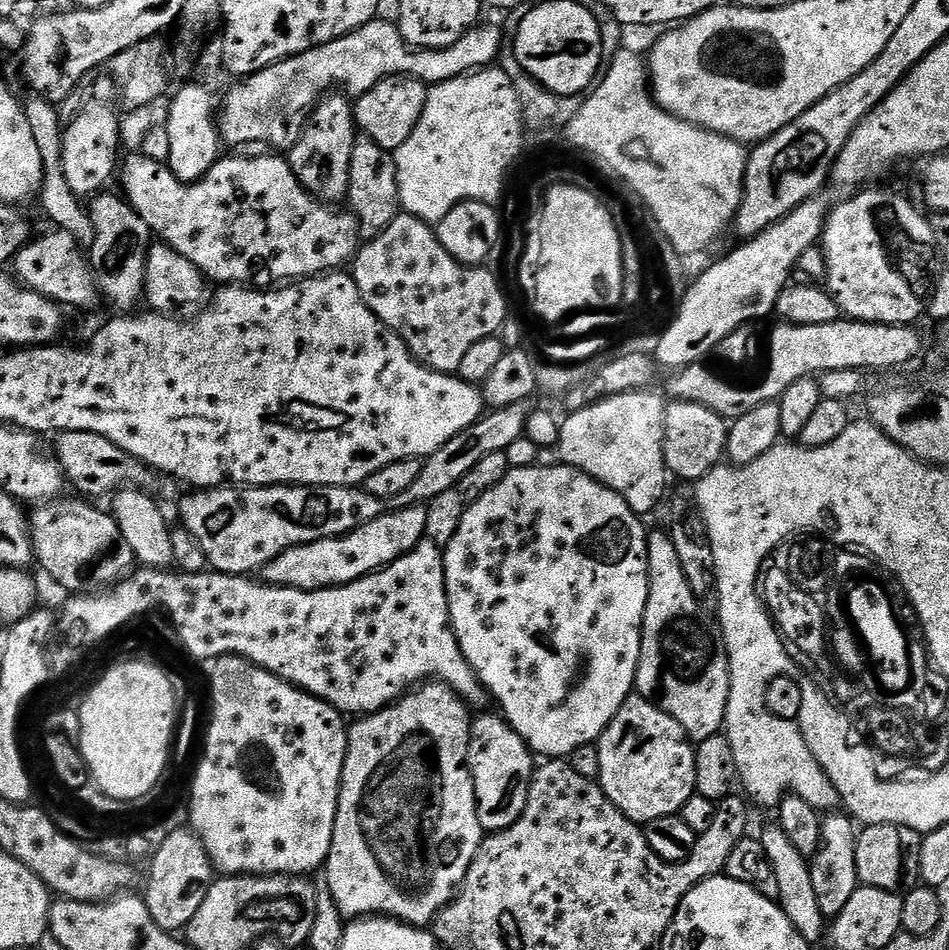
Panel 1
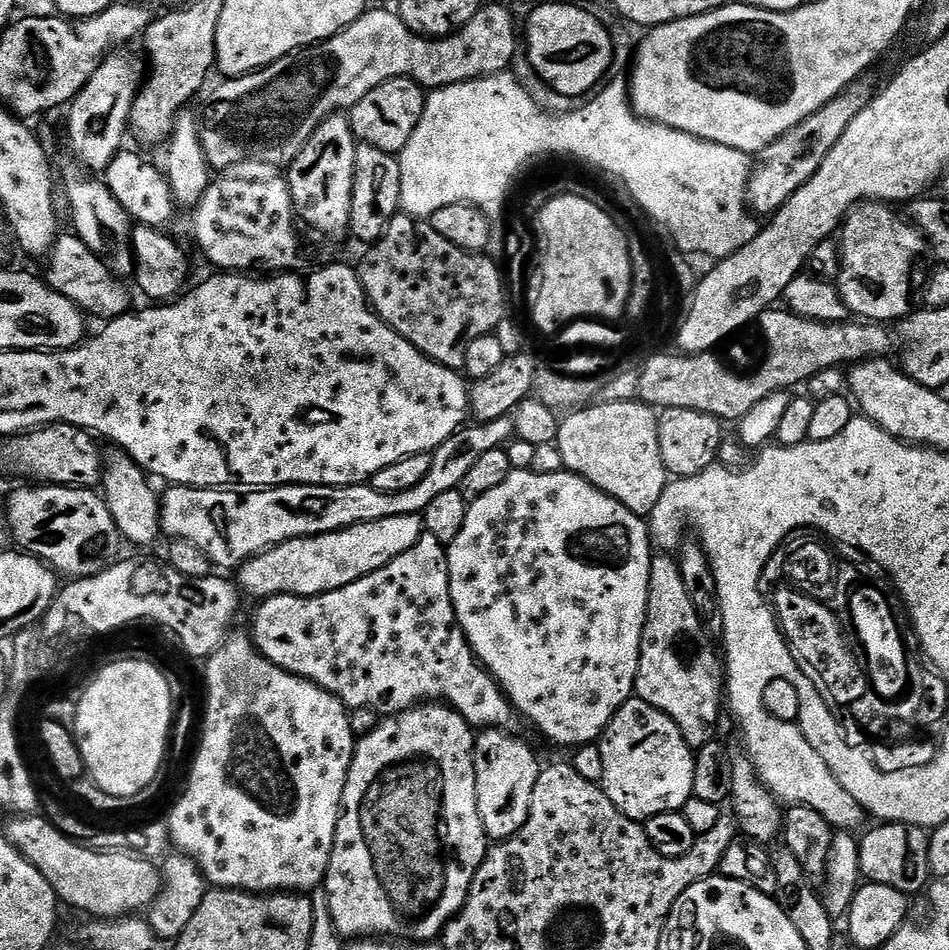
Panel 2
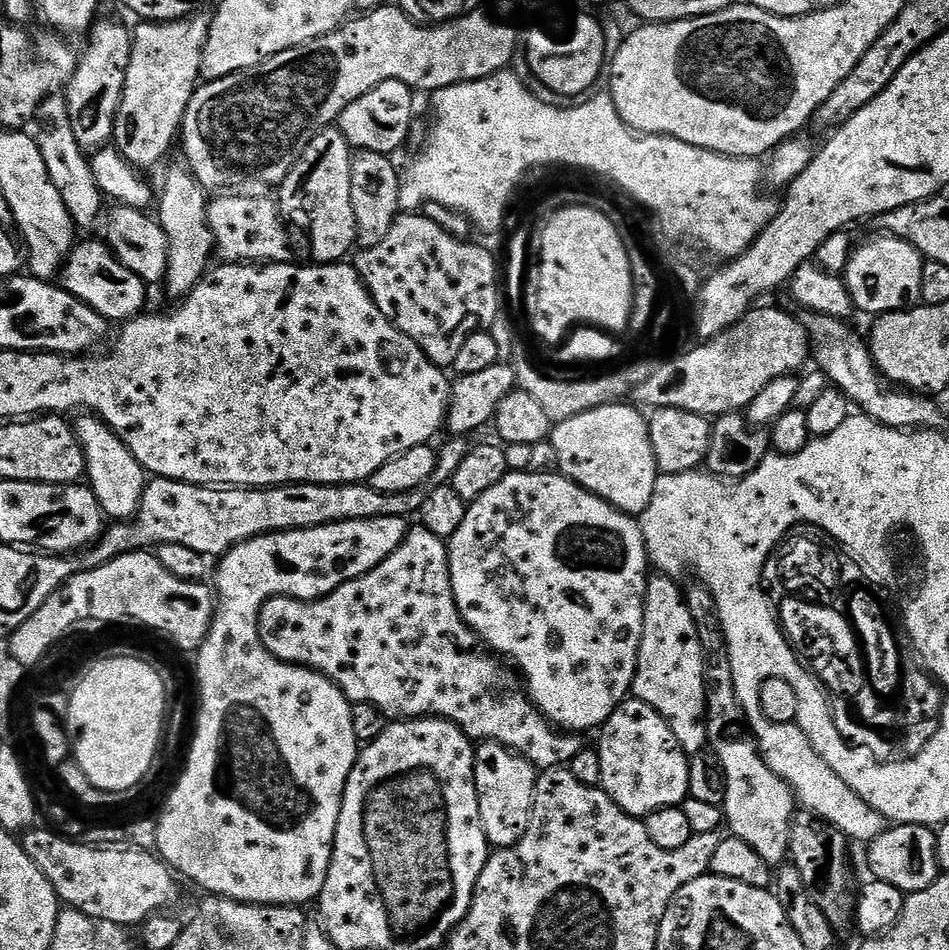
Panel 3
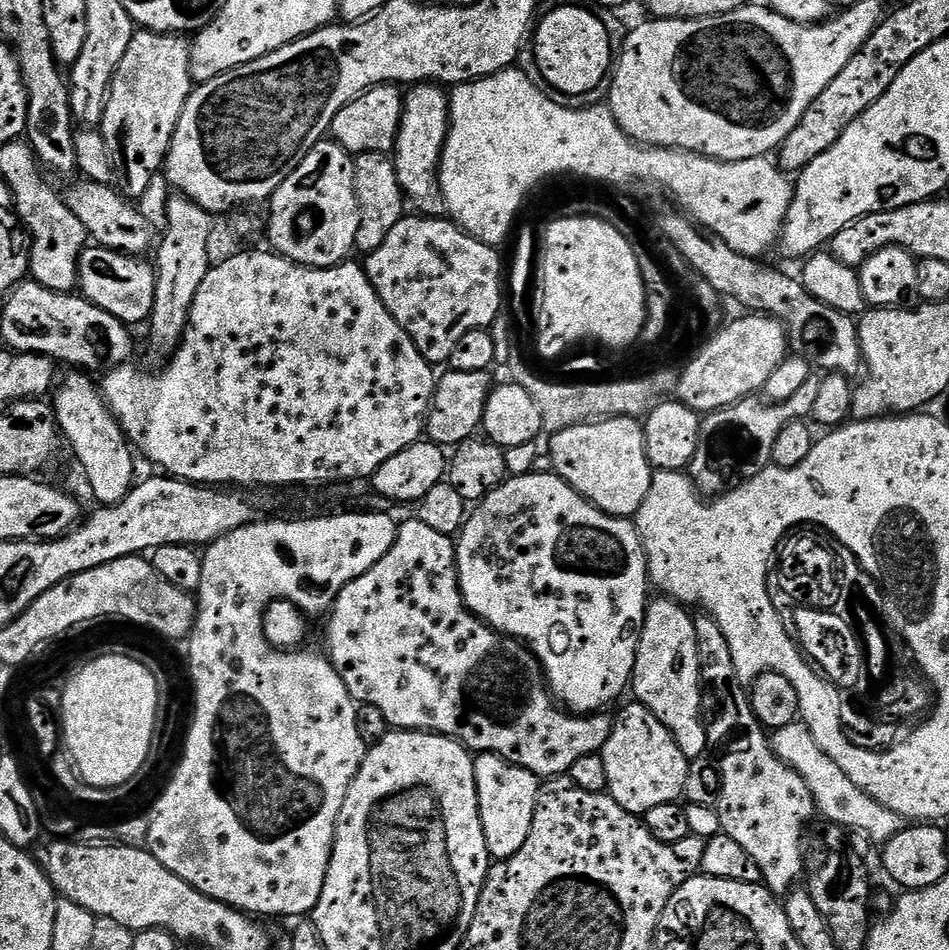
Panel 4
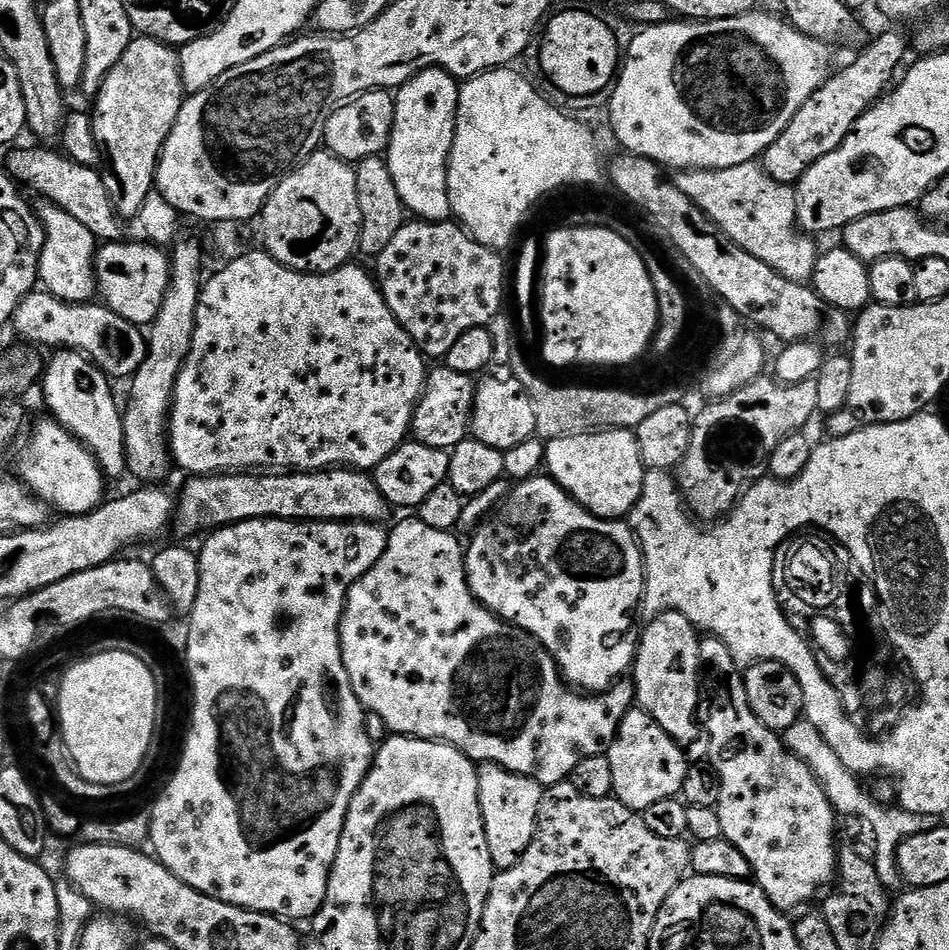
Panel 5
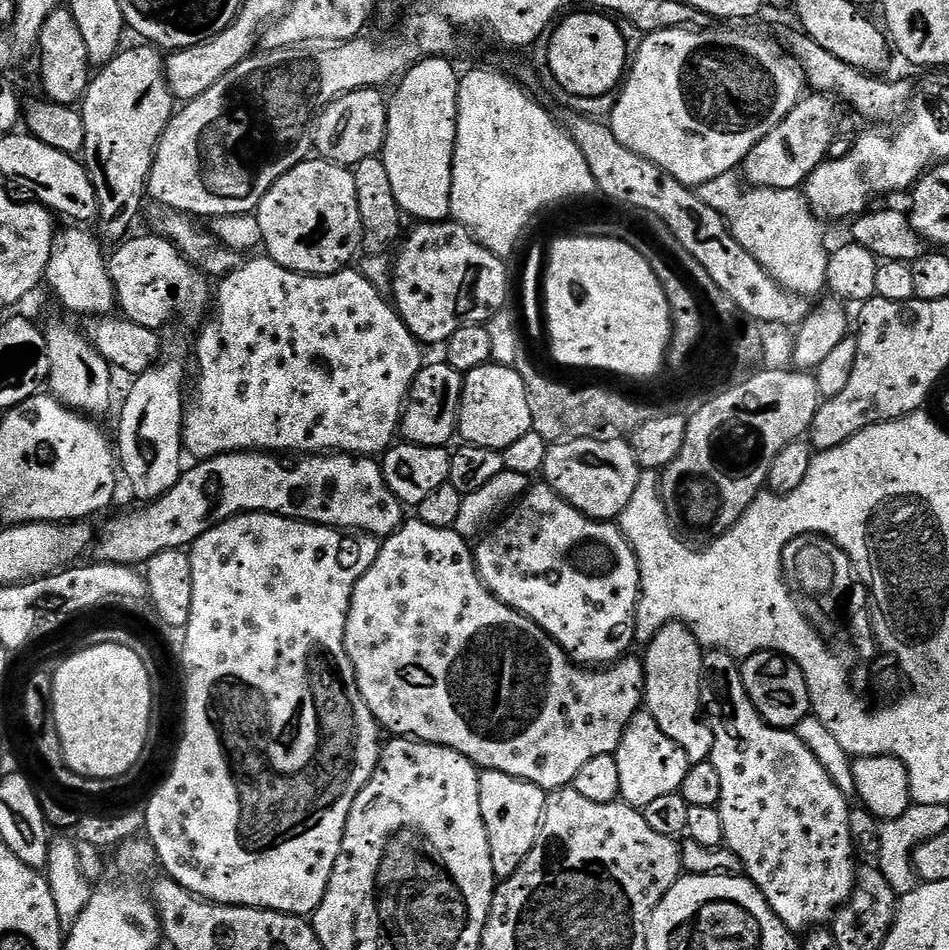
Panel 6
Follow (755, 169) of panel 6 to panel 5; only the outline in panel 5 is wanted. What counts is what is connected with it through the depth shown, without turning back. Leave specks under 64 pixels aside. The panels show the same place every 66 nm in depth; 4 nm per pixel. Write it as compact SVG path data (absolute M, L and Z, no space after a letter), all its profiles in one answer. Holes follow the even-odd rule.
M884 32L877 40L869 42L864 53L853 64L846 65L841 72L833 71L823 86L814 90L814 94L804 103L802 110L794 114L794 118L786 126L786 130L782 130L780 137L764 151L762 167L770 174L770 178L783 184L795 185L796 181L802 178L802 174L806 174L806 170L810 170L810 166L818 162L818 158L826 158L826 154L838 150L838 146L842 146L842 142L852 133L860 115L885 95L886 89L893 83L892 75L901 71L900 63L908 52L908 44L910 48L909 37L907 40L900 32Z

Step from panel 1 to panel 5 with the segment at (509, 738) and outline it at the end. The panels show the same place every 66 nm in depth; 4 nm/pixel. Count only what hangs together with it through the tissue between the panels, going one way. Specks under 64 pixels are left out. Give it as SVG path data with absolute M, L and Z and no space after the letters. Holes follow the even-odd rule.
M497 764L479 765L478 798L486 830L486 846L490 846L493 868L512 868L526 854L536 833L538 806L542 797L544 788L538 782L514 774Z

